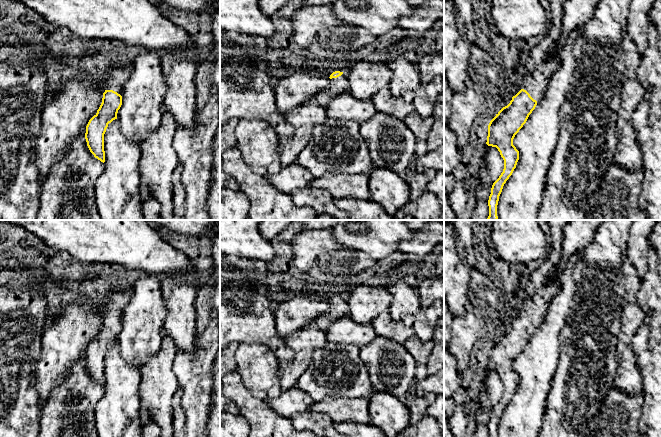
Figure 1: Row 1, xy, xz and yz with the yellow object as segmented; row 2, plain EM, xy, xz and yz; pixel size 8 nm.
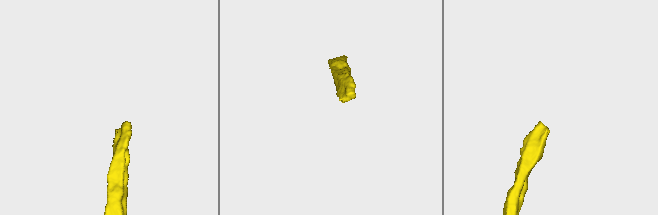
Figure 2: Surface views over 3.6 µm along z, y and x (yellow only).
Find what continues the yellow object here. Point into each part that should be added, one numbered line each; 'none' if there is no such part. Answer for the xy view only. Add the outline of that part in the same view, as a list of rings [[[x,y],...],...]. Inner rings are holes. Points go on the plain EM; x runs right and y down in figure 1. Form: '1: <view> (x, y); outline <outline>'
1: xy (119, 300); outline [[[115,292],[106,309],[106,314],[113,314],[122,319],[124,308],[128,305],[132,295],[129,292]]]

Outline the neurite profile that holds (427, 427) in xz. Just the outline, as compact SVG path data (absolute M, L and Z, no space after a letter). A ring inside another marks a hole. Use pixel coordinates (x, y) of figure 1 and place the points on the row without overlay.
M426 415L419 422L410 424L396 437L441 437L443 429L431 416Z

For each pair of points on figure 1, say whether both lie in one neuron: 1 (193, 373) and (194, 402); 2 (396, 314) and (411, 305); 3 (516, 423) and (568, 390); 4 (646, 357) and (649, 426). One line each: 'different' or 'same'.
1: same
2: same
3: different
4: same

